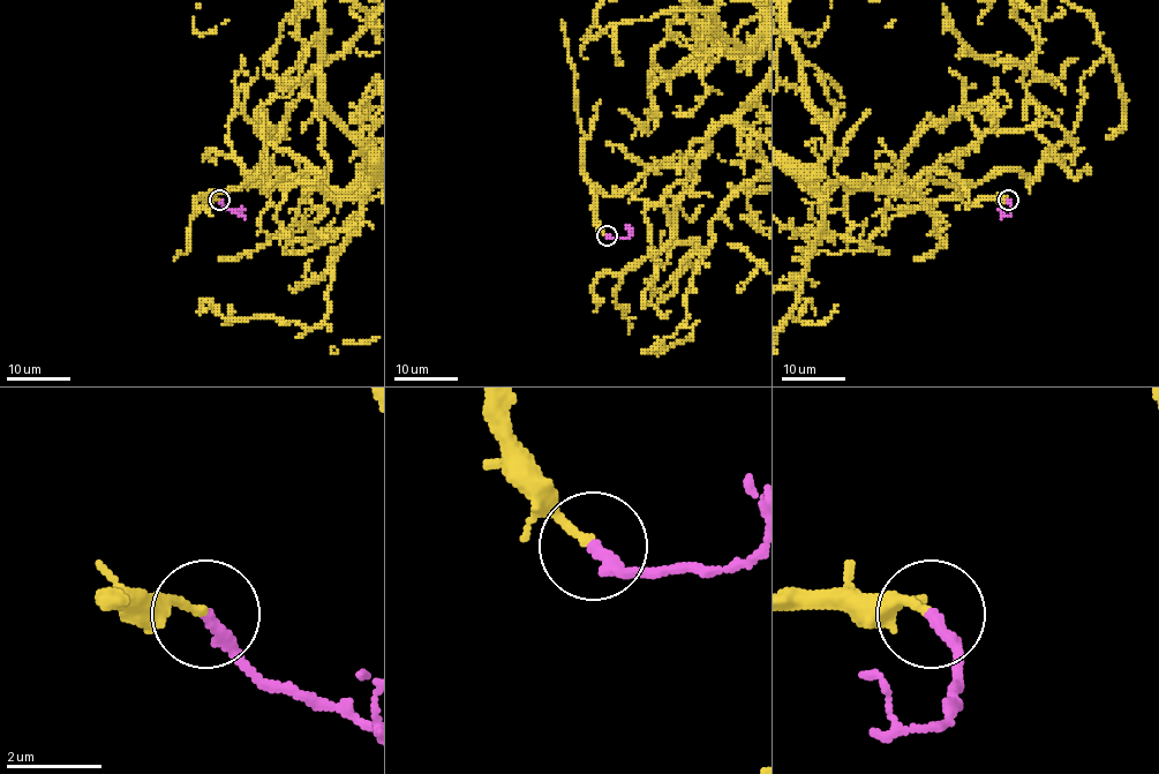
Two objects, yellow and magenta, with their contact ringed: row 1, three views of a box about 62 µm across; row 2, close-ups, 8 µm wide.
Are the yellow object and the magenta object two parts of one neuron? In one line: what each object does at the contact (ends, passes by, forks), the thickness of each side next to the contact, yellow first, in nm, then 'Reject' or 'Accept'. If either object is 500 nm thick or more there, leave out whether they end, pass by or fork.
At the ring yellow ends. At the ring magenta ends. Thickness 180 nm (yellow) against 280 nm. Accept

